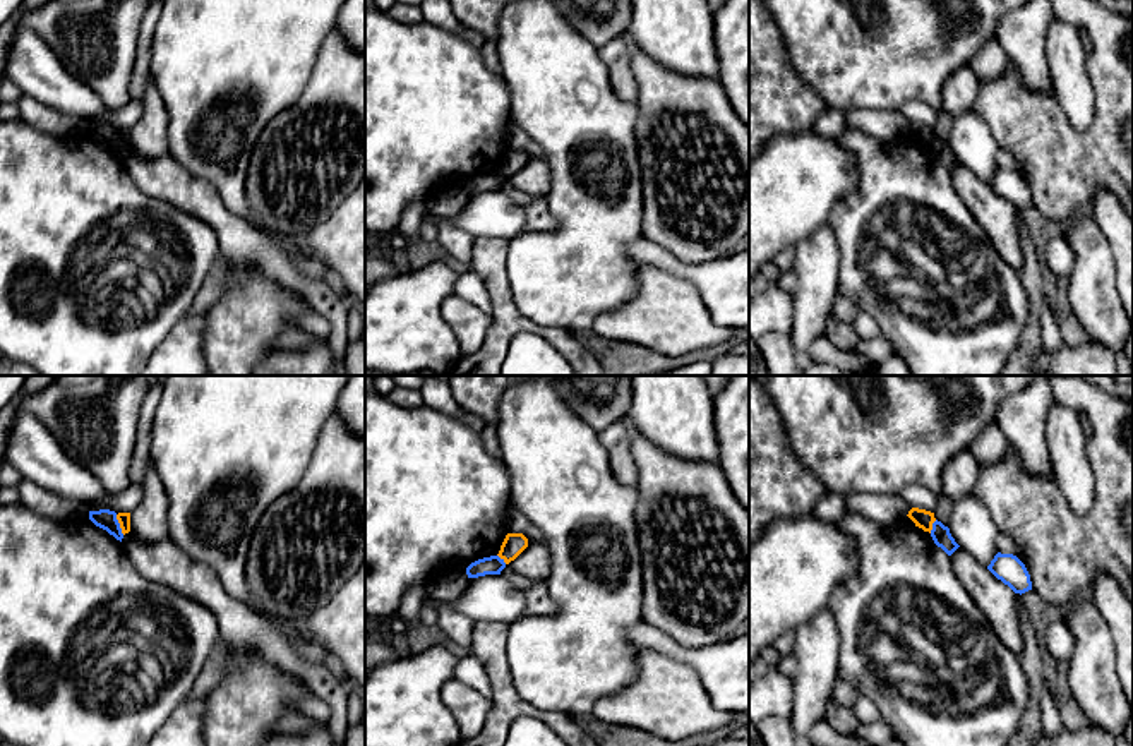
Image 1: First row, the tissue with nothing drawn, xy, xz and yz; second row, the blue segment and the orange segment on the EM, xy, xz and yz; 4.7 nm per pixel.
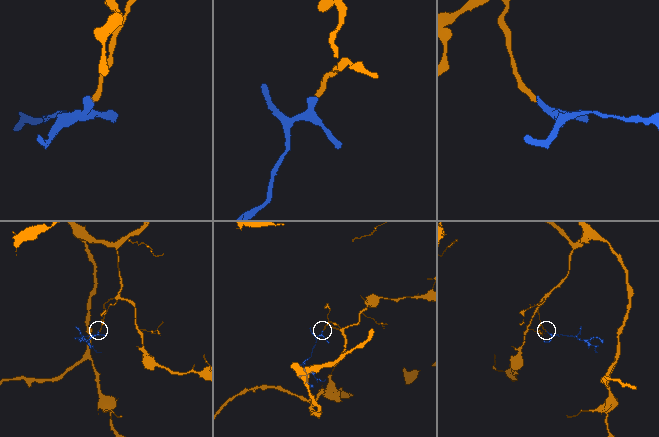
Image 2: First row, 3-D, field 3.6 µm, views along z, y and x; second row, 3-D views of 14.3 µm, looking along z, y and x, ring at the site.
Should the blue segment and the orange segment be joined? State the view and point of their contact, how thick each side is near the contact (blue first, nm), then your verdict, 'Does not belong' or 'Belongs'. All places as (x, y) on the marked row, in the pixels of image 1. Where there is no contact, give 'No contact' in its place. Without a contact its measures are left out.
Touches blue at xy (119, 525). Thickness 90 nm (blue) against 60 nm. Does not belong

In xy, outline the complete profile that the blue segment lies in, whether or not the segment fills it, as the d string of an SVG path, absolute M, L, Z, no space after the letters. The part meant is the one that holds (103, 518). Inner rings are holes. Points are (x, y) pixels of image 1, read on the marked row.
M110 509L89 511L89 520L122 542L123 533L117 520L117 513Z

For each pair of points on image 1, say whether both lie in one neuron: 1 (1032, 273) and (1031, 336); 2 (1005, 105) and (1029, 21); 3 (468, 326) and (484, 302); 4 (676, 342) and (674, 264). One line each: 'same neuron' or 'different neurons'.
1: same neuron
2: different neurons
3: different neurons
4: different neurons

